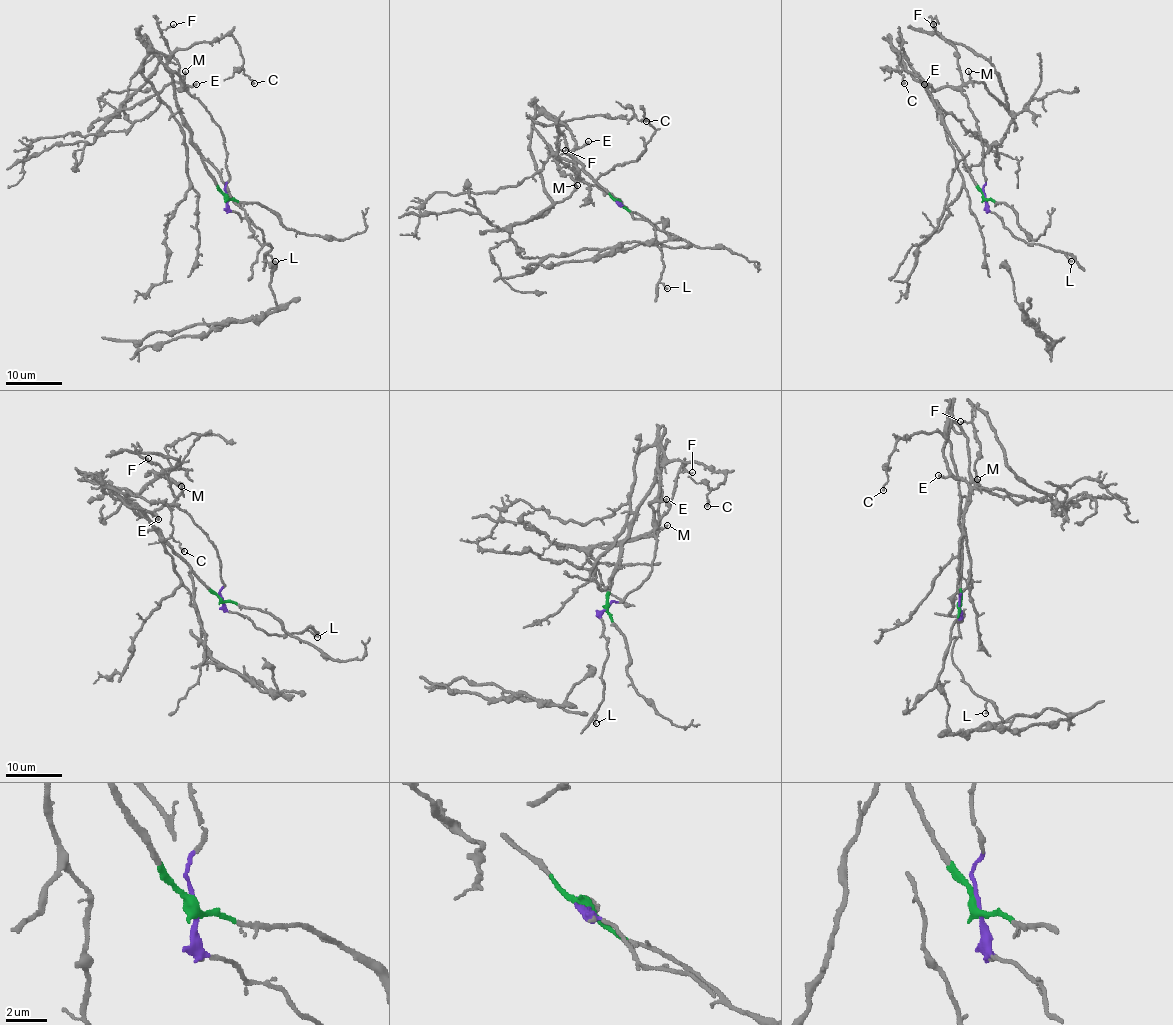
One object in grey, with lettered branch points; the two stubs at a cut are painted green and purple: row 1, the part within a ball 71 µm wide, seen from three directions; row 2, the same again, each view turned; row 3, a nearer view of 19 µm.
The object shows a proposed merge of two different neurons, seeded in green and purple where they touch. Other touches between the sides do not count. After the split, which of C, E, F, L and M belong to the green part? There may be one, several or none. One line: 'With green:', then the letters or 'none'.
With green: C

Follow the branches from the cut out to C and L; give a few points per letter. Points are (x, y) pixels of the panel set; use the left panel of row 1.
C: (226, 197), (192, 140), (177, 105), (167, 64), (182, 48), (230, 35), (242, 54), (243, 71), (254, 83)
L: (226, 197), (229, 208), (262, 231), (264, 242), (271, 246), (267, 253), (276, 262)

